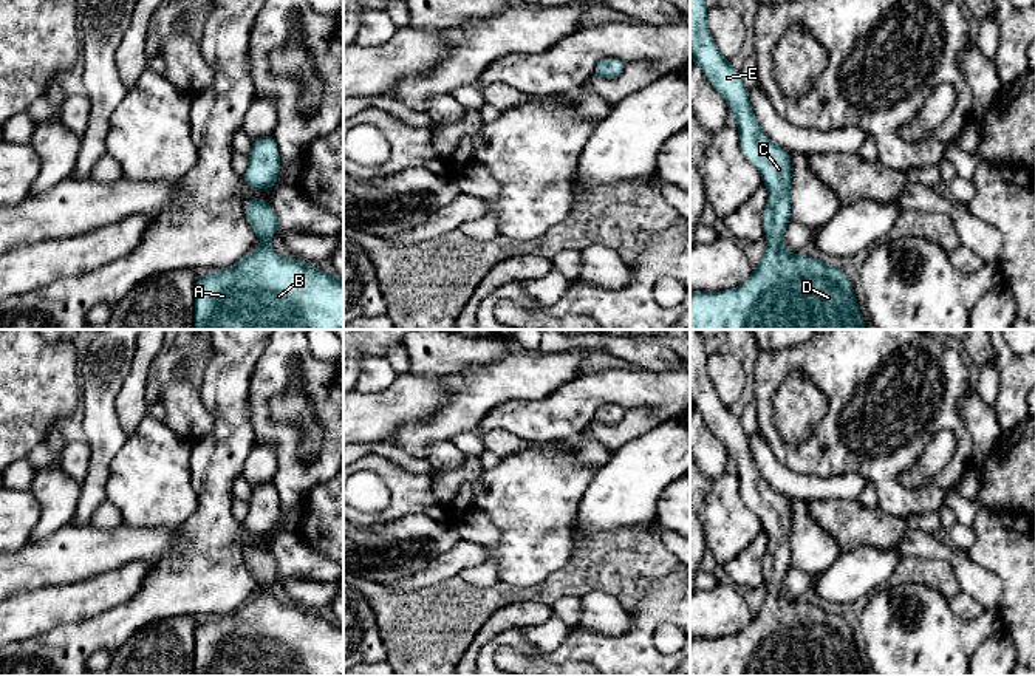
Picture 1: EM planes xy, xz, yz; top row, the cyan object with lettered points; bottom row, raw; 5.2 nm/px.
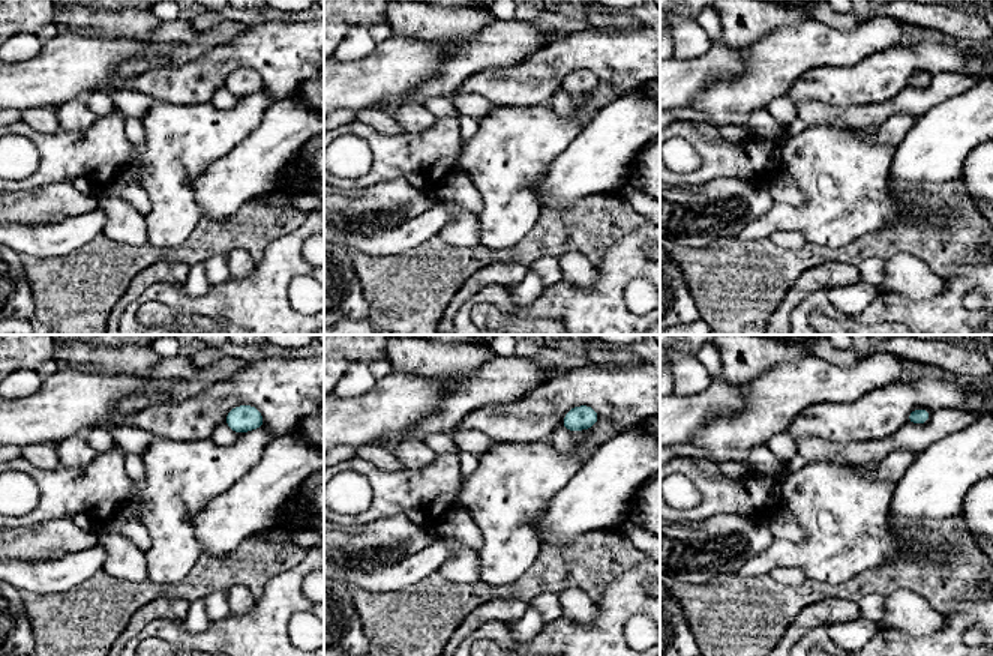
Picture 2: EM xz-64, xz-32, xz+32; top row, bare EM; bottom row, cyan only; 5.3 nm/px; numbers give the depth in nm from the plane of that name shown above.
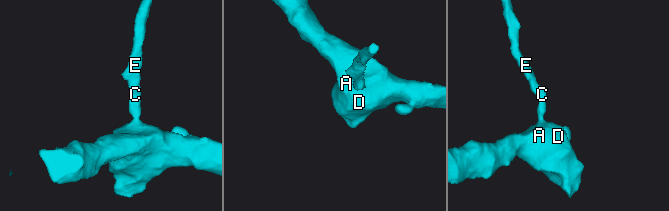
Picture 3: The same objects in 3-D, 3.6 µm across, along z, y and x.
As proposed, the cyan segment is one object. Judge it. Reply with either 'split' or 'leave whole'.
leave whole

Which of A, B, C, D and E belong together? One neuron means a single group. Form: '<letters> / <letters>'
A B C D E

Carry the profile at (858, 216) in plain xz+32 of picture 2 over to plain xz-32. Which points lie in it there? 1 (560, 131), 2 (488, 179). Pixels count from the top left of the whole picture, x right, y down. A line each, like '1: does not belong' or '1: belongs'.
1: belongs
2: belongs

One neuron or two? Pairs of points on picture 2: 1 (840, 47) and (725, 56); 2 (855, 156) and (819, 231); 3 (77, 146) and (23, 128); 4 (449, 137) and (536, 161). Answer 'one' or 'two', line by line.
1: two
2: one
3: one
4: two

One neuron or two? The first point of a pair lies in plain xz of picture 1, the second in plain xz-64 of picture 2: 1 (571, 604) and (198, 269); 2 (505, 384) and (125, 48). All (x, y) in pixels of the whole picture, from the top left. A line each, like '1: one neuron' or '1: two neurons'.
1: two neurons
2: two neurons

